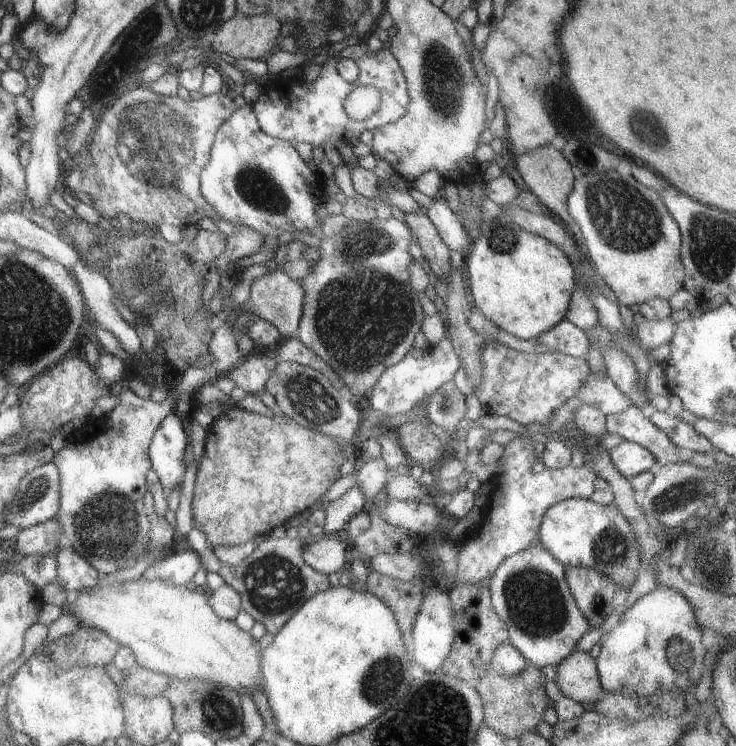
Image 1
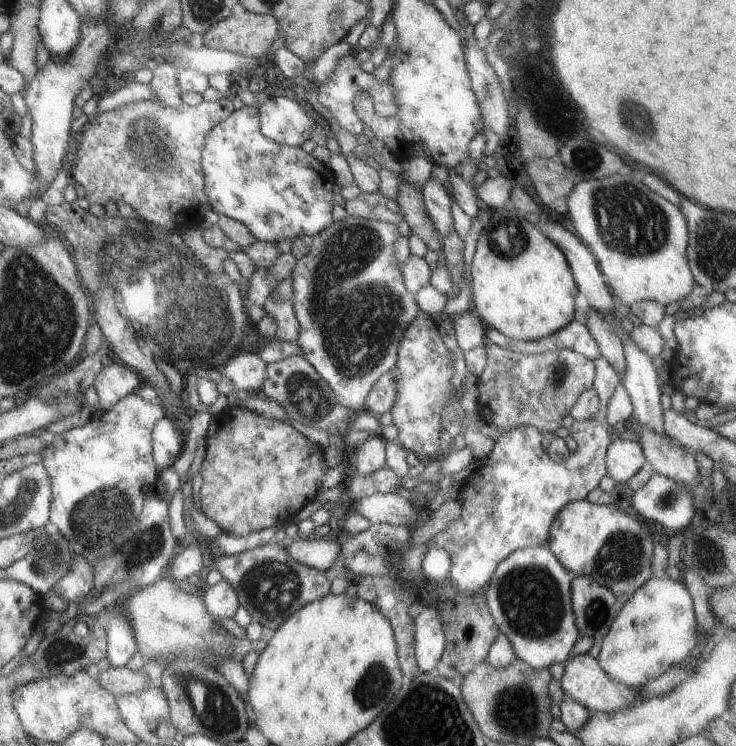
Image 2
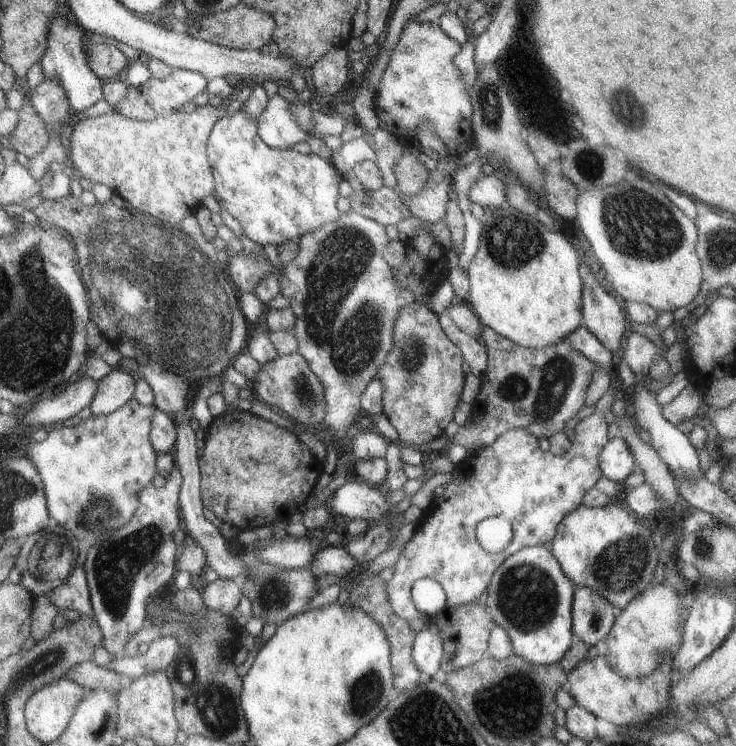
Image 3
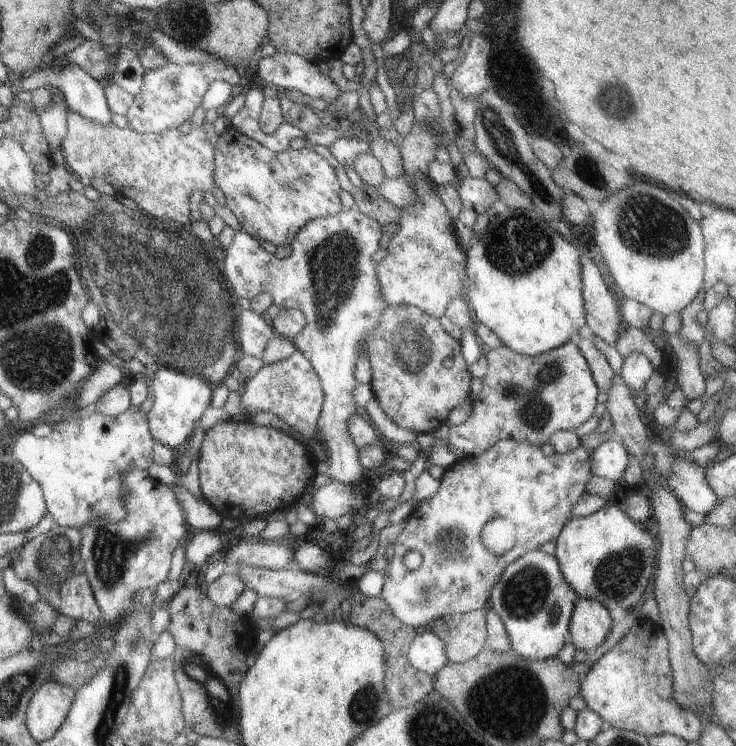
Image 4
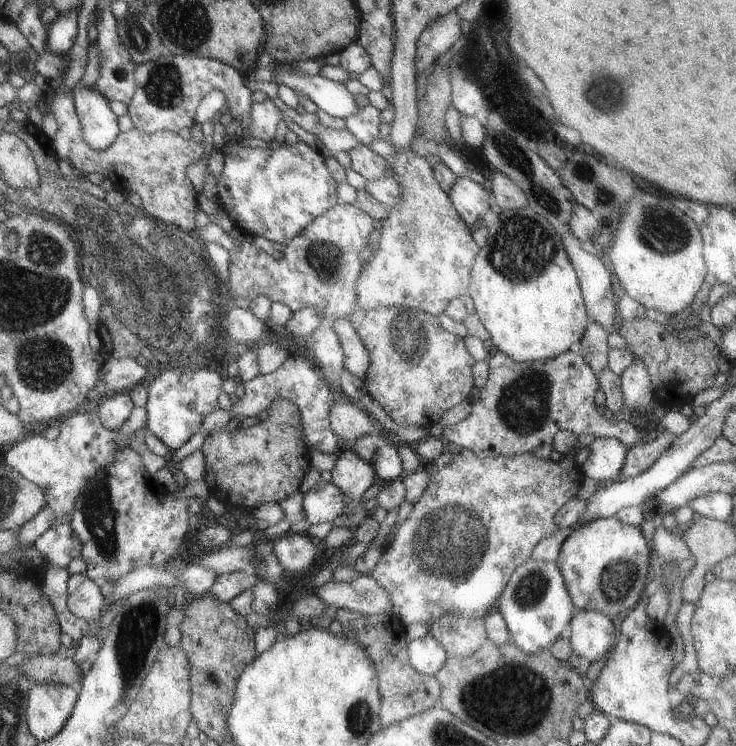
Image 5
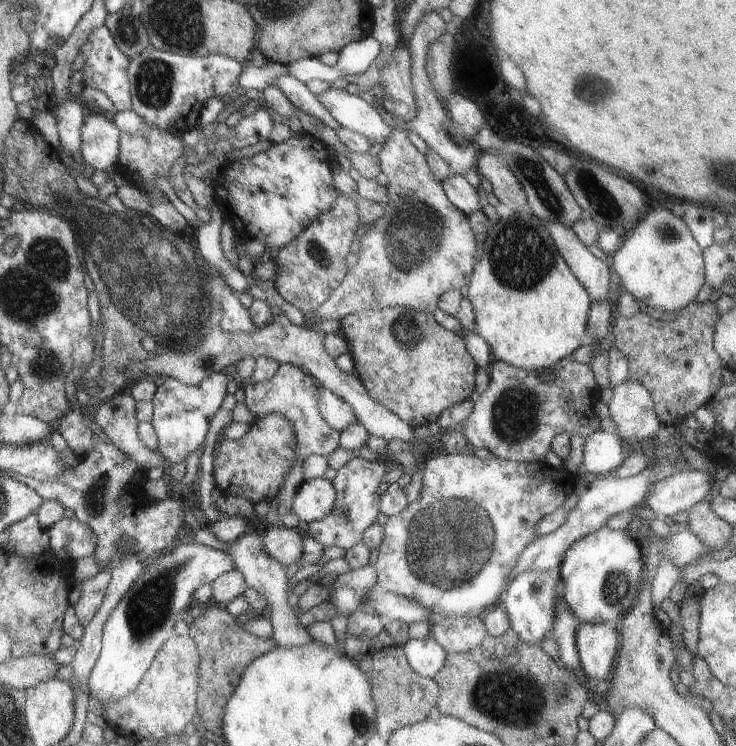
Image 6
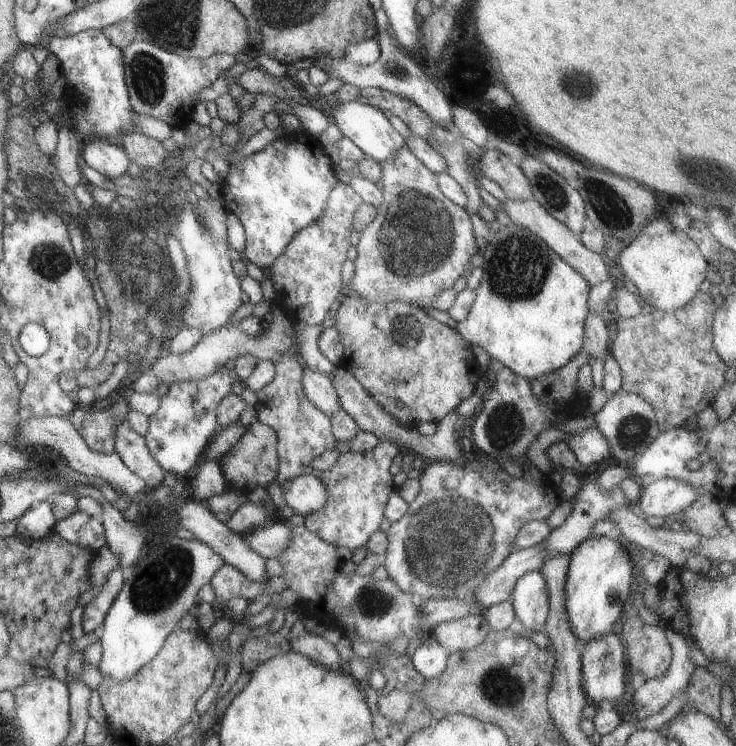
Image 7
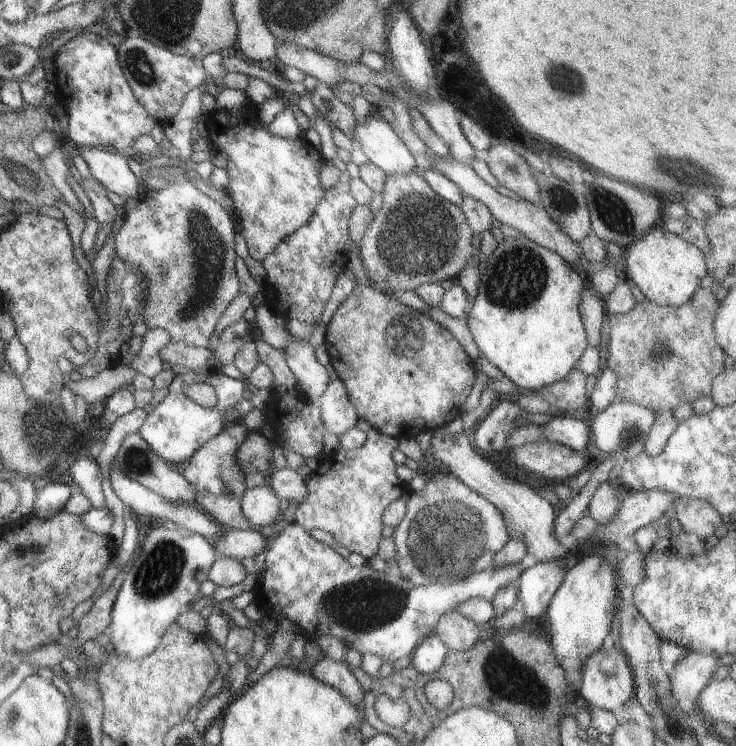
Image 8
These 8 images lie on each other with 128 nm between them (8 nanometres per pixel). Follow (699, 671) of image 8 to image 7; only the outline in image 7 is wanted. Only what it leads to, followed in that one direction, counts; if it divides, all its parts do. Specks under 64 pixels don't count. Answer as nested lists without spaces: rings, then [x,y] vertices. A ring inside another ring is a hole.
[[[663,625],[662,627],[671,650],[669,666],[663,672],[663,676],[657,676],[657,678],[651,676],[649,680],[644,681],[641,686],[634,689],[630,702],[632,710],[628,710],[627,718],[622,719],[634,721],[656,714],[673,696],[685,693],[685,688],[689,684],[689,678],[691,678],[691,674],[695,670],[695,664],[689,658],[689,648],[685,644],[684,637],[677,634],[677,632],[673,632],[669,626]]]

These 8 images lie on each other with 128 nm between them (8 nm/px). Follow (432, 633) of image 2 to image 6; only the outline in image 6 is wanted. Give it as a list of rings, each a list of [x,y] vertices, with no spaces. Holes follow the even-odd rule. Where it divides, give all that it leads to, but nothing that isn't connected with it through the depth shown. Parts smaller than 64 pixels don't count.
[[[430,637],[409,639],[402,648],[408,666],[418,676],[432,678],[443,667],[446,653]]]

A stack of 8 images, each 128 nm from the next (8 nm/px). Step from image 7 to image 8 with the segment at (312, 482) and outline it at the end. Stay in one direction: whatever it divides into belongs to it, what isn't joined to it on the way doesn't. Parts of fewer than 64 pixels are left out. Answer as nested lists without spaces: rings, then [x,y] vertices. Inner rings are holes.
[[[286,466],[273,468],[265,480],[279,499],[284,498],[289,502],[296,502],[298,505],[307,496],[307,486],[303,479],[304,477],[299,471],[294,471]]]

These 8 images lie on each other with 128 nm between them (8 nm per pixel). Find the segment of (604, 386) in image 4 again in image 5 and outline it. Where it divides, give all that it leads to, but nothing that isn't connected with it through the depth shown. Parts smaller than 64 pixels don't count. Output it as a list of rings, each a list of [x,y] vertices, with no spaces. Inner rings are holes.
[[[587,322],[583,334],[578,340],[579,354],[587,362],[594,374],[599,374],[603,368],[607,368],[606,352],[608,348],[606,347],[606,340],[608,333],[612,330],[612,328],[608,329],[601,326],[601,324]]]

